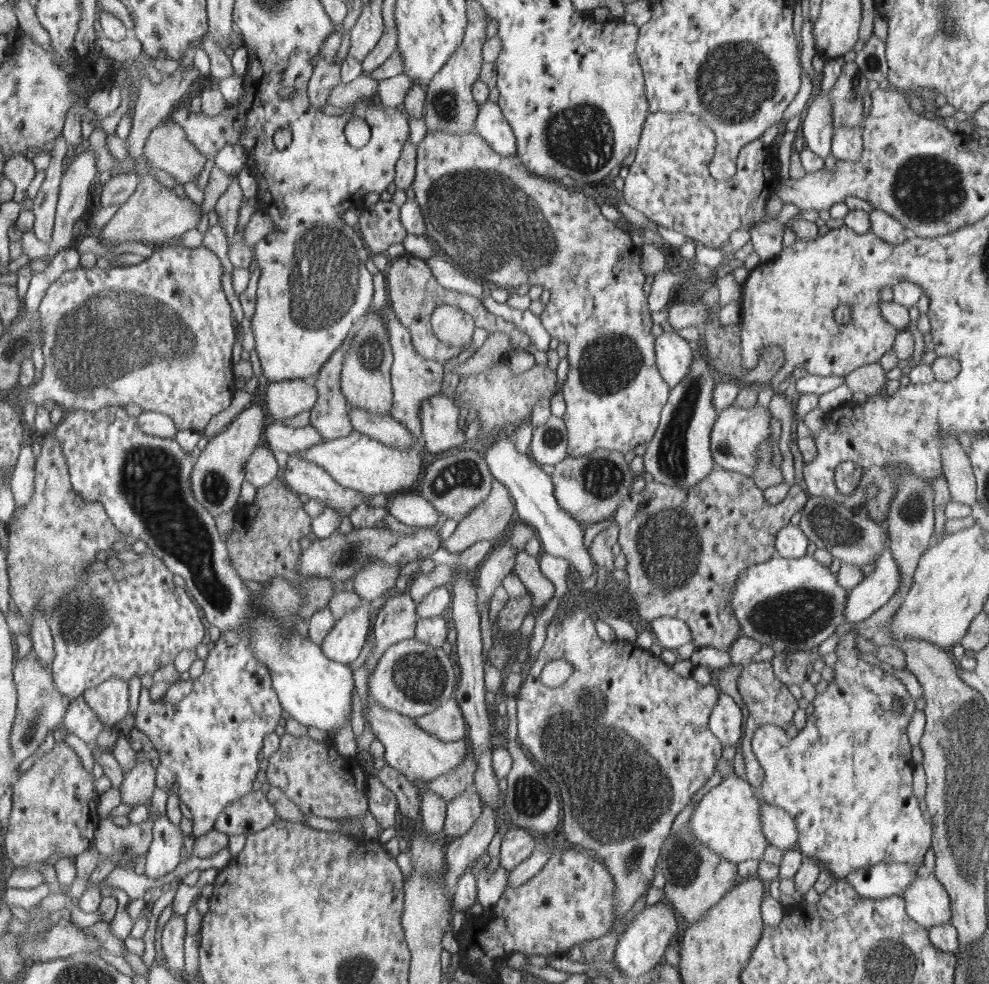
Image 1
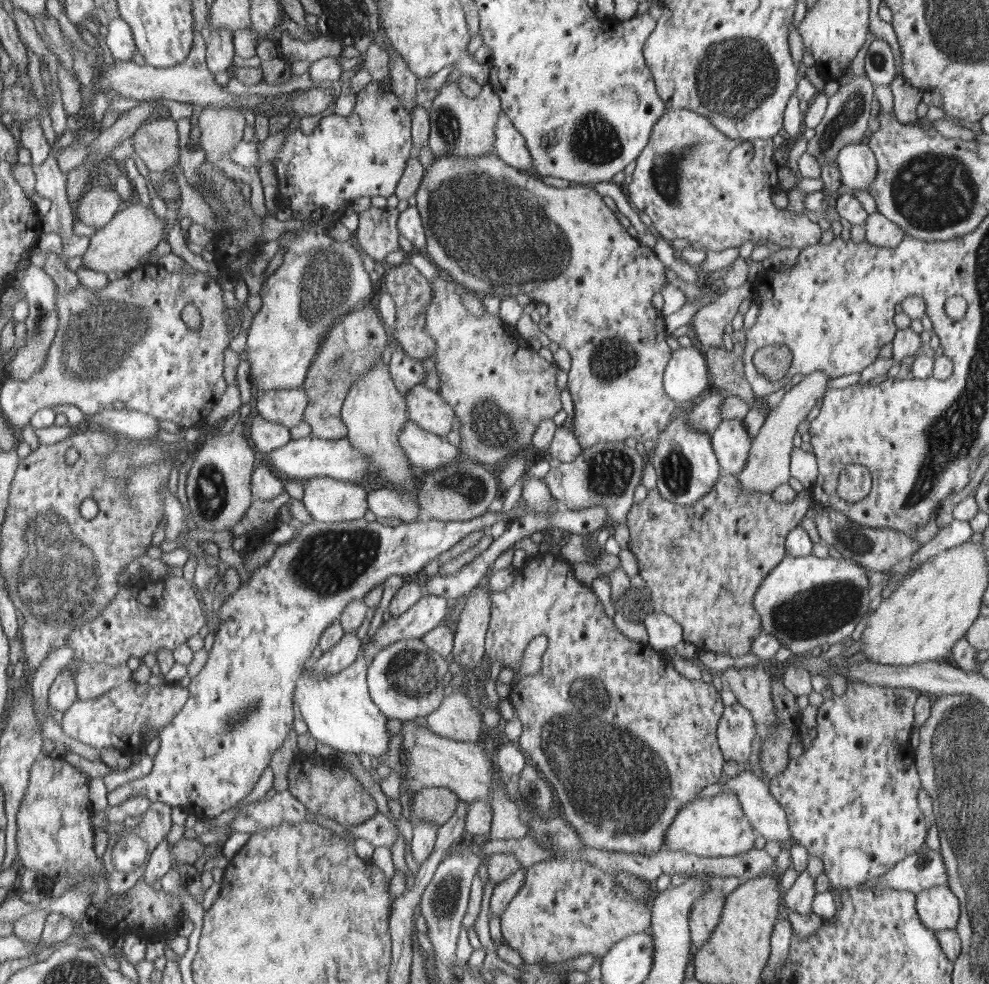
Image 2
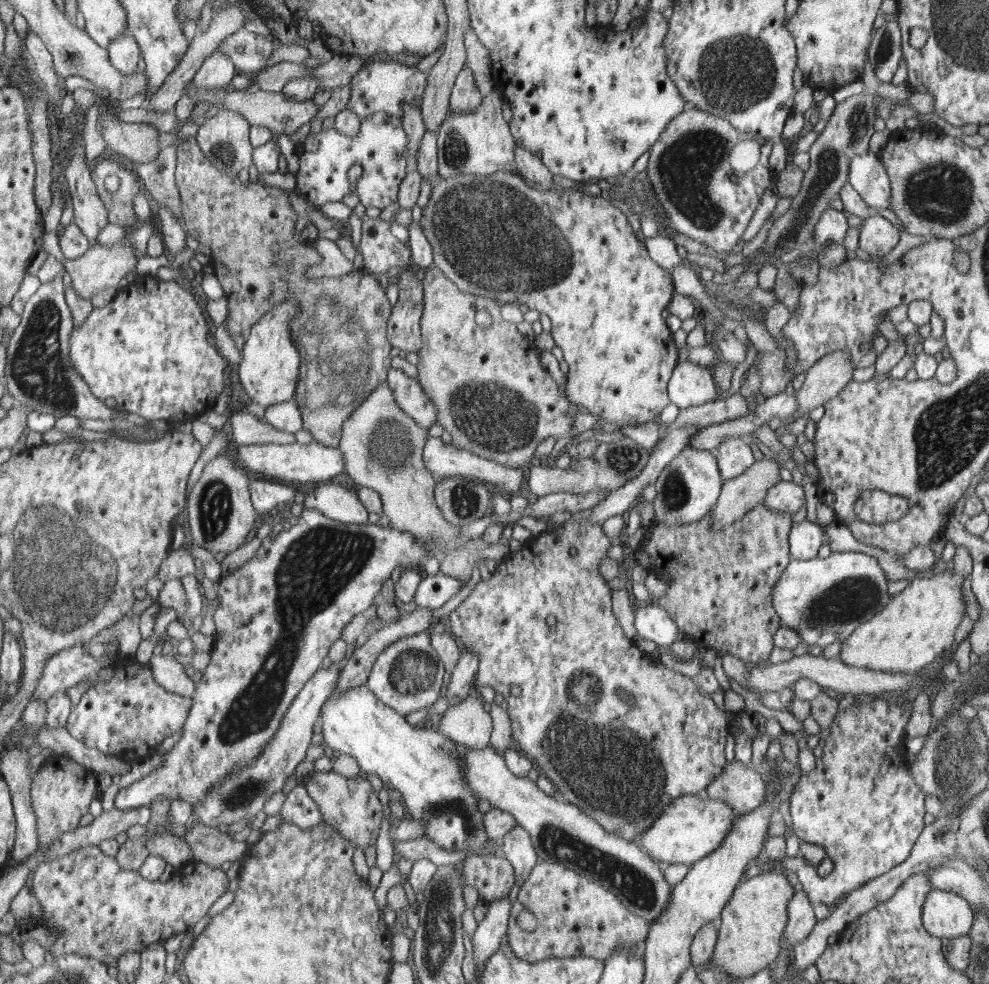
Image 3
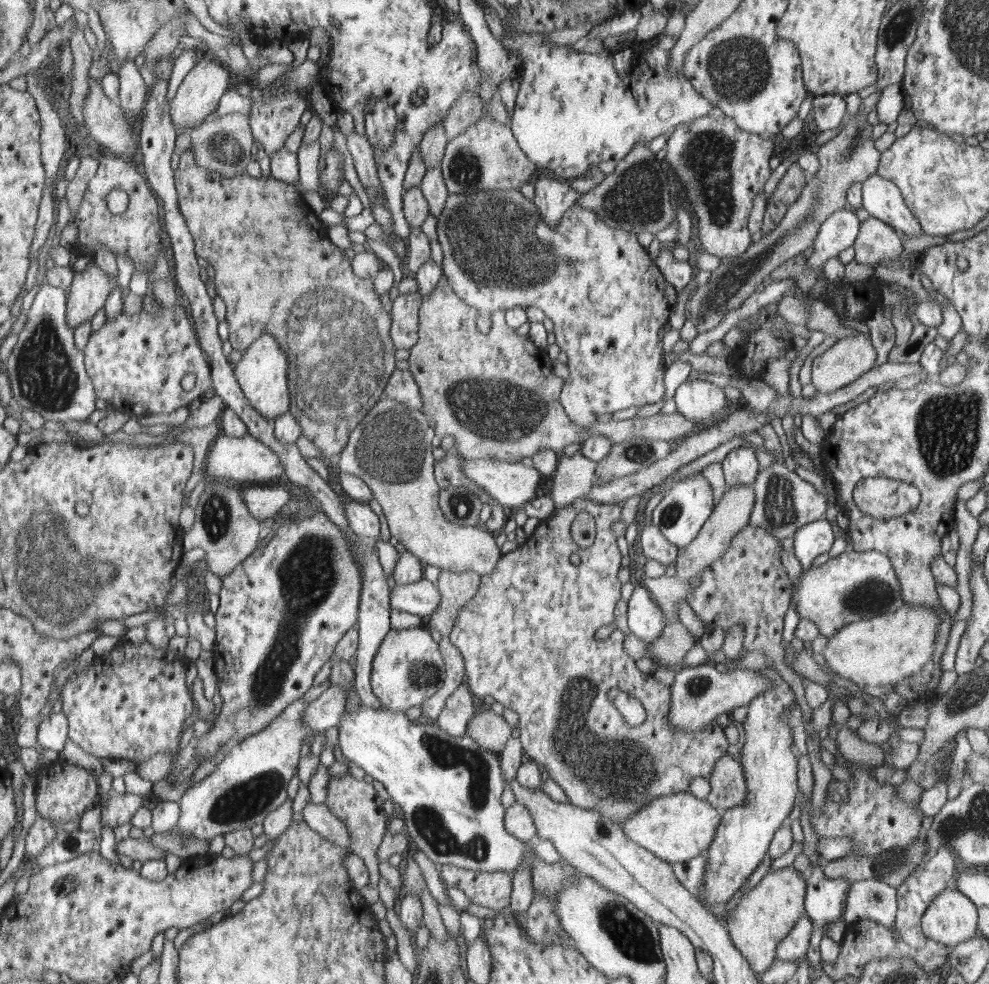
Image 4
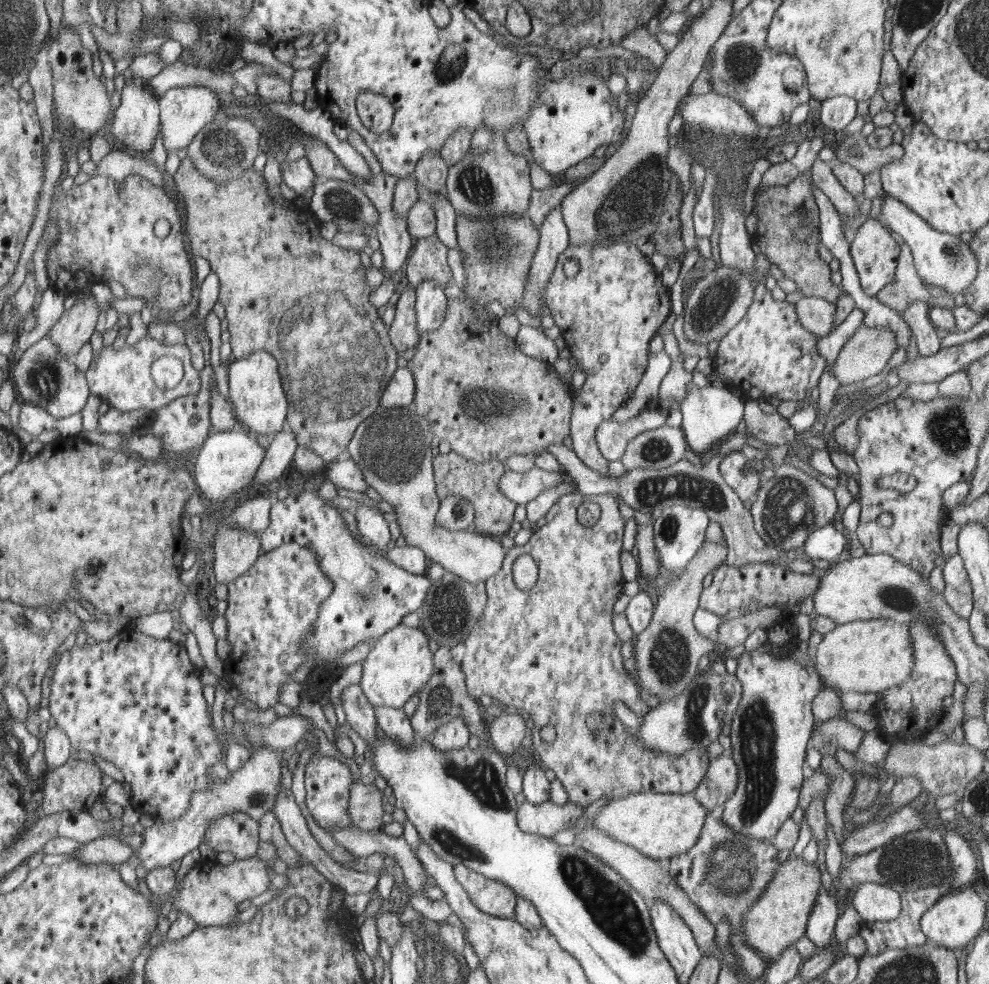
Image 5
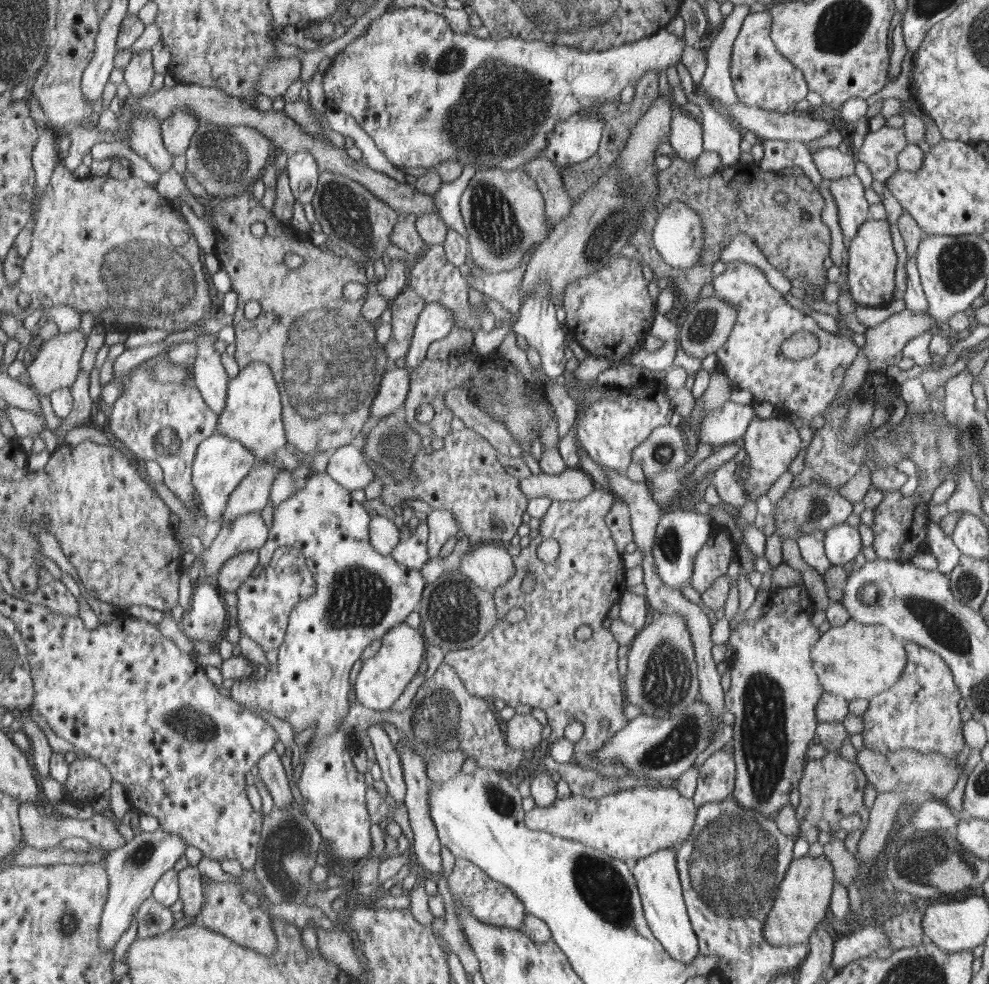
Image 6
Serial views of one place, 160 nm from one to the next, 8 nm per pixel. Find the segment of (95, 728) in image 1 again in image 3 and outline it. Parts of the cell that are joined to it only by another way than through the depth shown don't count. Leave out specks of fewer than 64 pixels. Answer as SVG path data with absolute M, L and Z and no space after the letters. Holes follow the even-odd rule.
M126 656L124 660L119 658L115 662L114 677L103 684L90 687L82 695L80 702L71 709L66 728L80 744L84 743L88 748L96 748L104 754L116 755L127 761L139 760L150 755L153 751L152 744L162 744L166 736L178 732L184 726L193 702L190 698L168 692L160 686L154 678L150 664L142 664L136 657Z

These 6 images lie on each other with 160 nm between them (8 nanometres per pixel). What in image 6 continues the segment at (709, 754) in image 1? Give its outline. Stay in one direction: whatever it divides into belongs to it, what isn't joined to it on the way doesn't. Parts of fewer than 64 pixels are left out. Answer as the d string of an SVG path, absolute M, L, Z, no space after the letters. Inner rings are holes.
M597 487L588 496L580 500L554 500L546 514L541 518L541 528L536 538L531 539L528 547L523 548L515 558L515 576L506 585L497 589L494 594L495 606L498 608L499 622L497 626L479 643L479 645L463 650L450 651L443 660L455 667L464 681L464 686L472 695L480 698L493 696L497 703L508 707L528 705L532 709L545 712L546 721L552 727L548 742L552 743L564 736L564 728L573 722L580 722L584 727L582 737L575 742L573 759L575 764L602 774L603 776L632 776L626 766L599 762L595 752L602 749L615 734L627 727L624 718L624 692L620 674L616 668L616 652L618 642L610 630L604 630L600 624L604 622L608 608L620 600L620 594L626 590L624 586L624 564L618 554L614 534L606 521L616 496L611 491ZM554 538L560 546L560 553L554 563L544 563L536 556L536 548L543 540ZM534 575L534 590L524 593L520 584L524 576ZM512 608L524 610L524 618L520 622L508 622L506 616ZM588 624L590 632L588 640L576 640L576 630Z

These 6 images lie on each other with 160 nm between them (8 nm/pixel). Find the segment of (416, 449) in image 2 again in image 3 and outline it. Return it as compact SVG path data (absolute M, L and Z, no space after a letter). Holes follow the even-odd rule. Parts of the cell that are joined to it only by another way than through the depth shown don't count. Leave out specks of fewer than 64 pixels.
M432 437L427 439L424 445L423 459L427 465L427 469L437 477L464 476L470 479L488 482L488 485L494 485L495 490L506 497L525 494L527 469L521 467L507 467L495 460L482 460L474 456L472 451L460 450L453 443L443 443L440 437Z

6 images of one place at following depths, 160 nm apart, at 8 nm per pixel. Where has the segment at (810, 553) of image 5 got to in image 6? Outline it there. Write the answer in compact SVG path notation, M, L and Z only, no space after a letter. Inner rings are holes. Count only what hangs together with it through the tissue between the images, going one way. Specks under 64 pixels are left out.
M846 522L833 526L826 532L822 540L823 550L832 564L845 565L862 552L862 536L858 527L852 527Z

